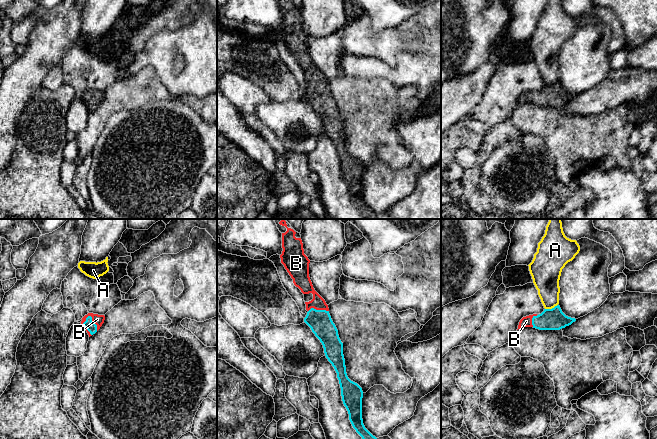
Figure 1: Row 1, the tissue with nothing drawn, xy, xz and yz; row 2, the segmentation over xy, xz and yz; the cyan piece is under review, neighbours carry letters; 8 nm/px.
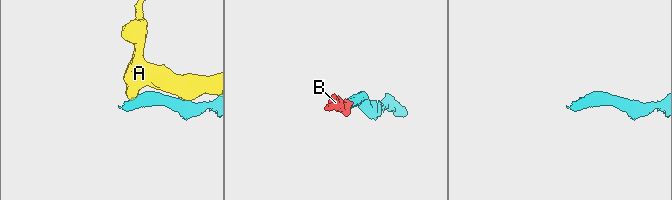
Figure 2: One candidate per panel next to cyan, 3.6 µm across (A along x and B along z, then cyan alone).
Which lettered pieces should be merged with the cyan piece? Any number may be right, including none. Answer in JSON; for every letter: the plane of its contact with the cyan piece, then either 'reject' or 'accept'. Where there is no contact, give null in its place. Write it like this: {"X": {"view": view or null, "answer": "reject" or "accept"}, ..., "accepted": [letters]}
{"A": {"view": "yz", "answer": "reject"}, "B": {"view": "xy", "answer": "accept"}, "accepted": ["B"]}

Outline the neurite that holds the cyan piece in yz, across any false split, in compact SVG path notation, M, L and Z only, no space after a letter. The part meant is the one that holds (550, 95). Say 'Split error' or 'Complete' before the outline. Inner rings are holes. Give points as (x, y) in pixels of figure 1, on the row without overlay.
Split error. M559 81L552 85L544 85L537 91L523 93L518 101L518 105L523 103L533 103L539 106L560 106L575 98L575 94L566 92Z

